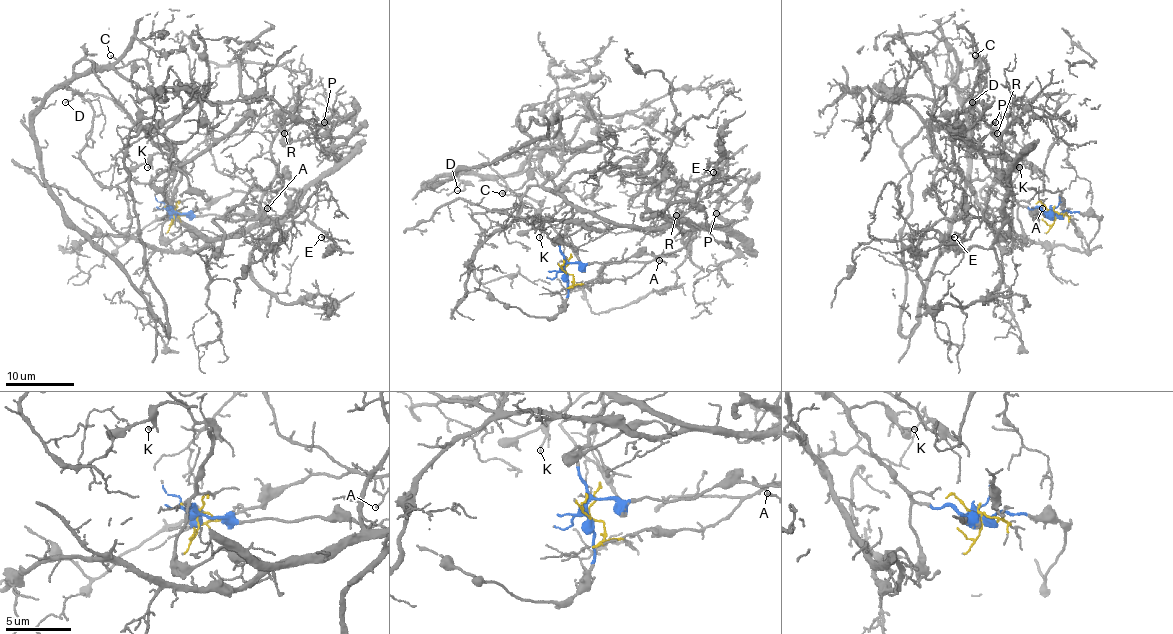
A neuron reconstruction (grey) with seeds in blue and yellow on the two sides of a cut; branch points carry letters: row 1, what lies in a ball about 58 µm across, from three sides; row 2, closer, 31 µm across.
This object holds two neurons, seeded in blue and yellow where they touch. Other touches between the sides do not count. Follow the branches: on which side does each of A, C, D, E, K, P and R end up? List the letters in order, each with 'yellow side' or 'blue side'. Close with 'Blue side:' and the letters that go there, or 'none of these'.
A: yellow side
C: blue side
D: blue side
E: yellow side
K: blue side
P: yellow side
R: yellow side
Blue side: C, D, K

